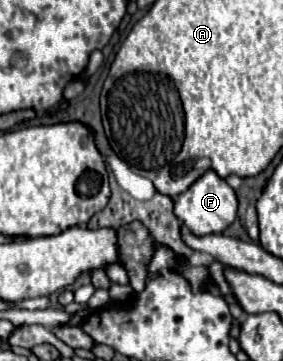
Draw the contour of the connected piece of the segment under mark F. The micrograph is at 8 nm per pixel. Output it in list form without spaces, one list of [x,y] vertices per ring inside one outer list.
[[[207,170],[193,186],[189,186],[183,194],[175,200],[175,216],[195,234],[195,236],[207,236],[207,234],[221,234],[237,216],[237,196],[233,188],[219,178],[215,172]]]

